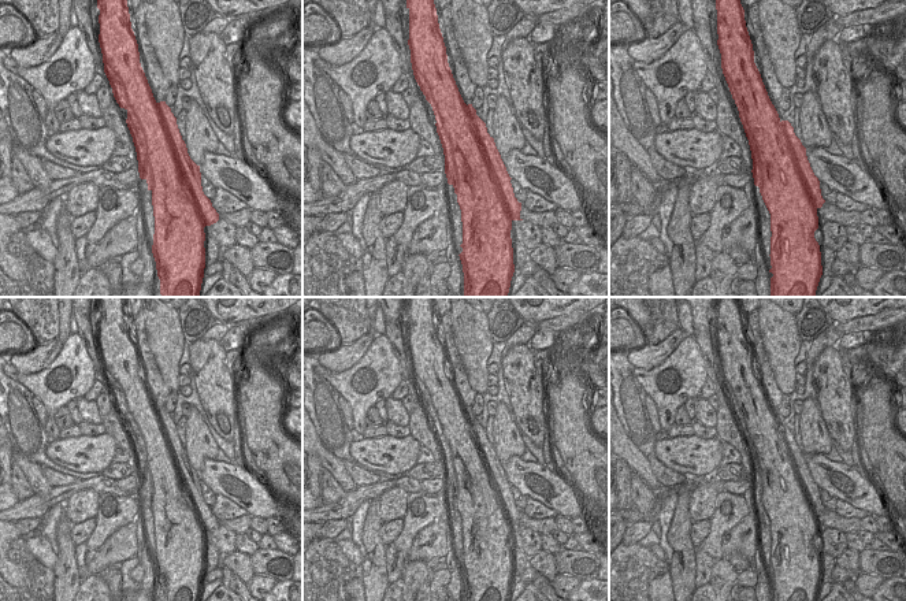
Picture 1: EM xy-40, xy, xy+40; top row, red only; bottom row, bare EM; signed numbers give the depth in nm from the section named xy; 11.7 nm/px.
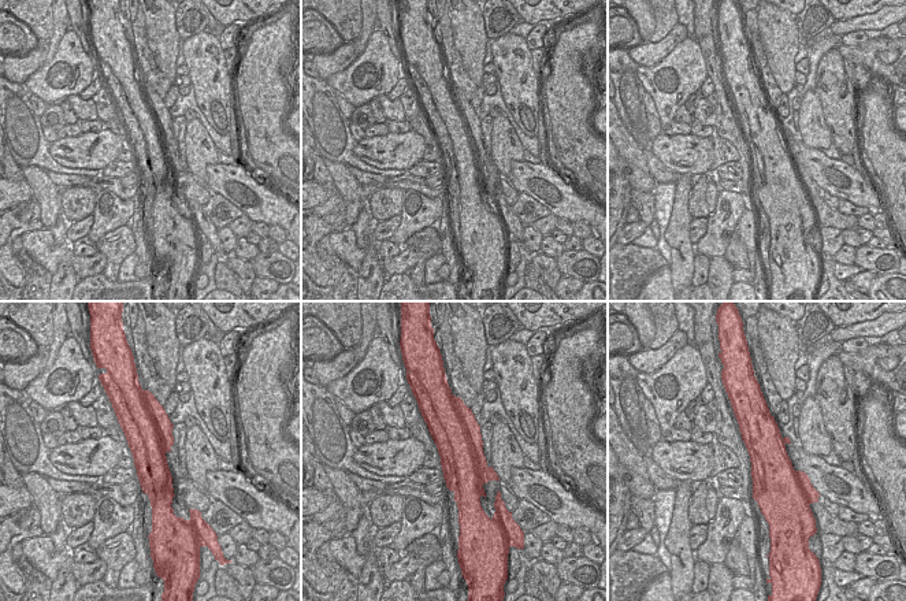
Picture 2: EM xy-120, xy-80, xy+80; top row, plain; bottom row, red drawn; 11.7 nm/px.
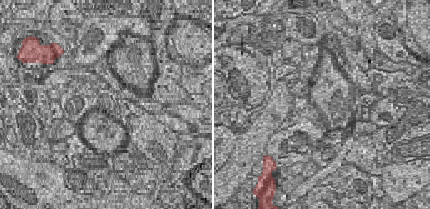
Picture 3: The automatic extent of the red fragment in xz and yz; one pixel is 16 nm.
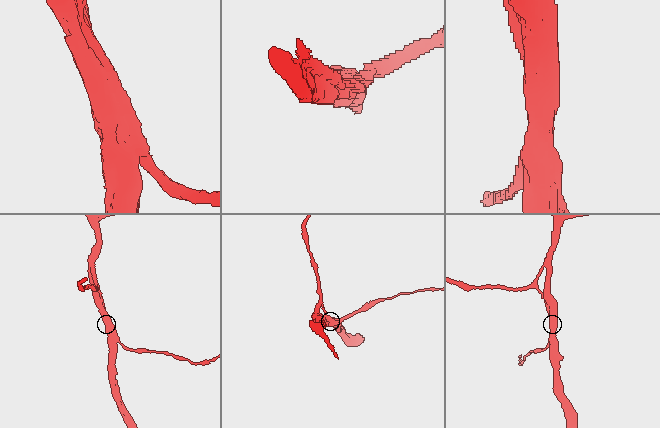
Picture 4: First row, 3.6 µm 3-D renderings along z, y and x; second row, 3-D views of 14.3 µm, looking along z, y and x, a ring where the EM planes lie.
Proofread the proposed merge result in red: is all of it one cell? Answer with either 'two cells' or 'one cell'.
one cell

